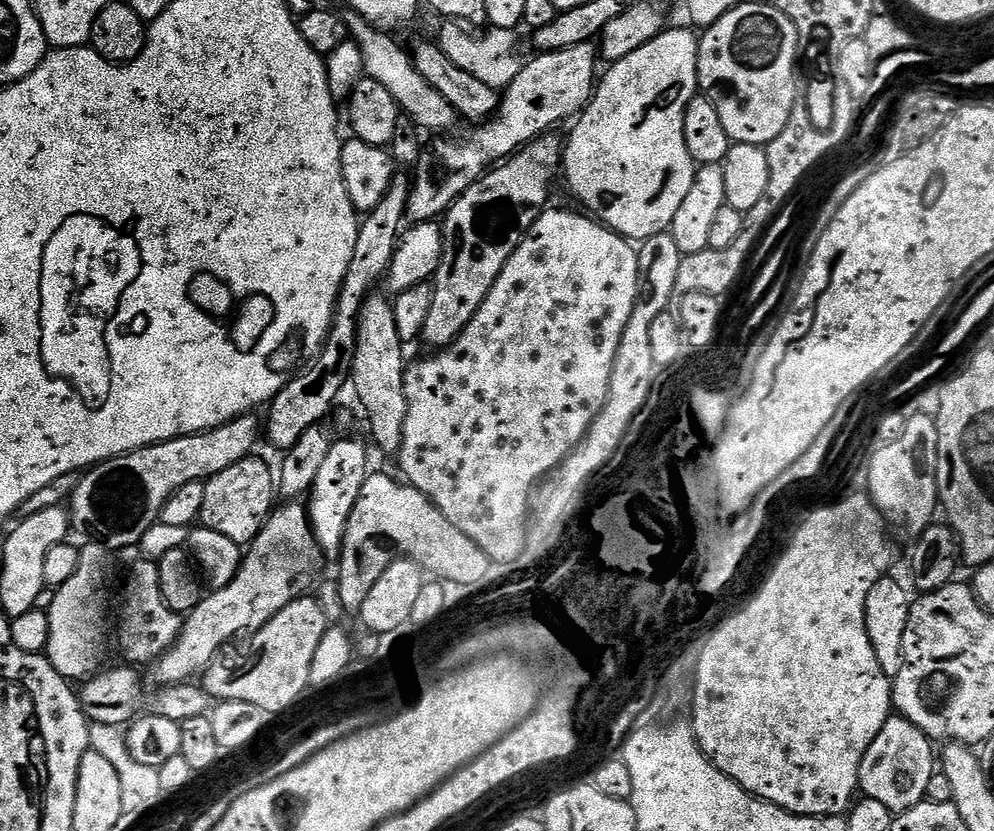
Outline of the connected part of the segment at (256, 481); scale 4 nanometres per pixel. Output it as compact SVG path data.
M259 455L247 456L242 462L234 462L234 466L226 466L222 474L211 476L204 485L202 508L200 510L199 523L210 530L218 530L218 534L226 534L230 542L247 546L252 543L252 539L260 533L261 526L267 522L268 517L274 511L272 495L275 497L278 492L278 484L274 479L274 472L268 469L268 464L264 460L259 460Z

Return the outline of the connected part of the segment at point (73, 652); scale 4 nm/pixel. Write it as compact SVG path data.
M88 542L85 545L84 549L82 547L79 549L76 567L72 569L64 585L51 593L52 605L47 605L46 608L50 622L46 655L54 670L58 670L58 674L62 674L69 682L83 681L101 671L100 659L104 656L104 600L100 595L104 592L104 567L108 564L110 552L104 545L95 542Z

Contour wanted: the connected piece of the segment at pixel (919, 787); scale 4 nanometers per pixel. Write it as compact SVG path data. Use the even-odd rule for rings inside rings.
M901 716L889 717L863 756L859 768L861 793L872 797L894 814L906 812L920 804L926 797L930 778L936 771L936 750L933 741Z

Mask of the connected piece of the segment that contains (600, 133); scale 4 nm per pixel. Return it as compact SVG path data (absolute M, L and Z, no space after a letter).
M669 27L646 42L646 46L638 46L634 54L615 61L609 67L612 69L599 77L592 99L571 125L568 144L566 140L562 148L562 176L564 172L573 194L599 223L629 242L643 242L654 234L669 231L674 214L678 214L686 193L694 186L698 165L690 150L686 150L684 115L686 106L698 92L700 41L691 27L683 27Z

